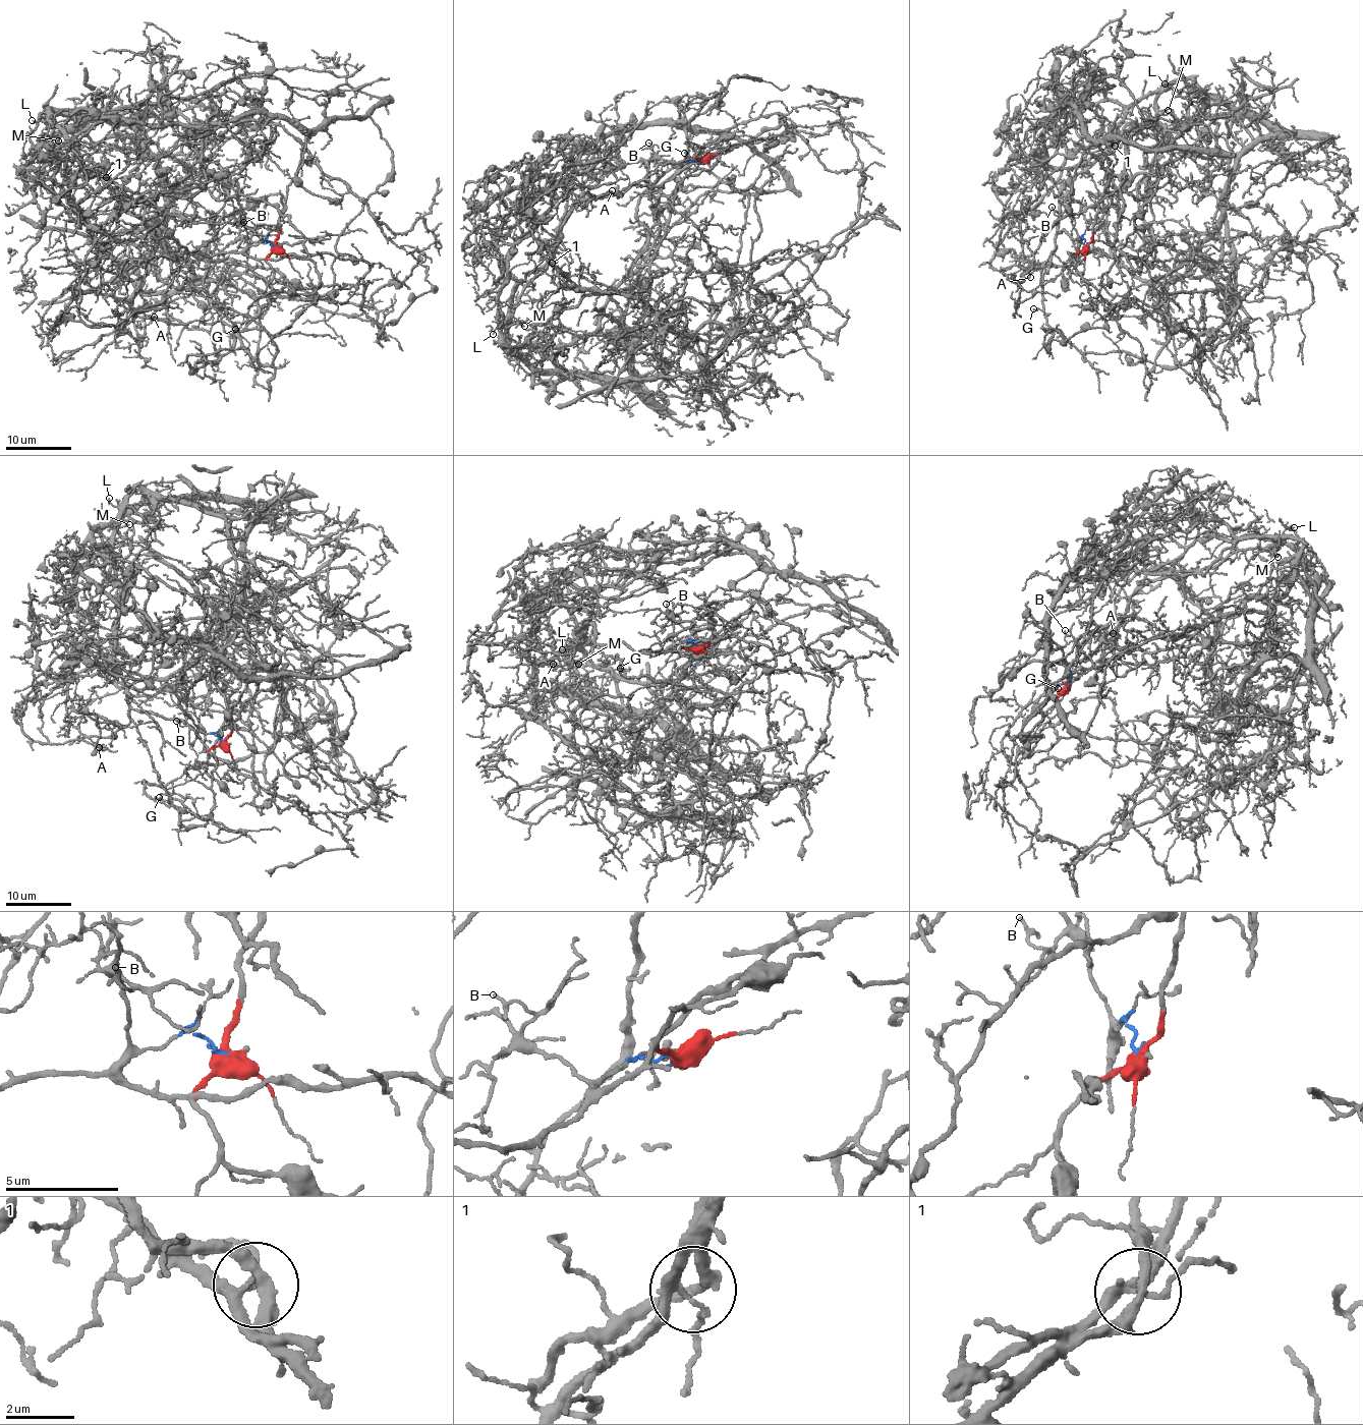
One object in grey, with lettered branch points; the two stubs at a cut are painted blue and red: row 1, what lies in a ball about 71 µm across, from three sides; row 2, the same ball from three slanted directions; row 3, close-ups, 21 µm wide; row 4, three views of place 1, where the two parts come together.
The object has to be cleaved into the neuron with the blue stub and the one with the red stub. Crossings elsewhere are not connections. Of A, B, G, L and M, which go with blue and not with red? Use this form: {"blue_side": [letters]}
{"blue_side": ["A", "B", "G", "L", "M"]}

